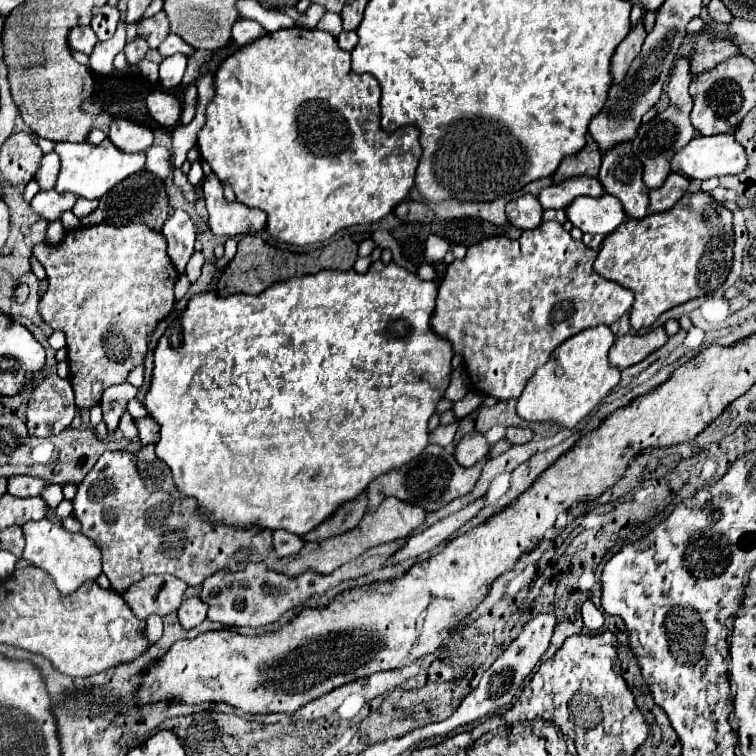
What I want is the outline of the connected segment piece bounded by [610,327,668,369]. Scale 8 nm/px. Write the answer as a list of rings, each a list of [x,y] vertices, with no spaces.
[[[656,327],[646,335],[616,337],[616,341],[610,349],[610,365],[618,367],[618,369],[636,365],[642,359],[646,359],[652,351],[664,347],[666,341],[668,341],[668,335],[666,335],[664,327]]]

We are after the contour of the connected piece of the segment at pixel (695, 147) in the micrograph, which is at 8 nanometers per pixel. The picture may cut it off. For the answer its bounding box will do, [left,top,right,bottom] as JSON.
[670,133,746,181]

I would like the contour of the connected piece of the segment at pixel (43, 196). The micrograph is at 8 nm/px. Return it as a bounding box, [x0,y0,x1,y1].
[32,191,76,223]

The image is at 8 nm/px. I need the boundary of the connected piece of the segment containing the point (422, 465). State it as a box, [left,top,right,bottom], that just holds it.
[368,445,482,513]

